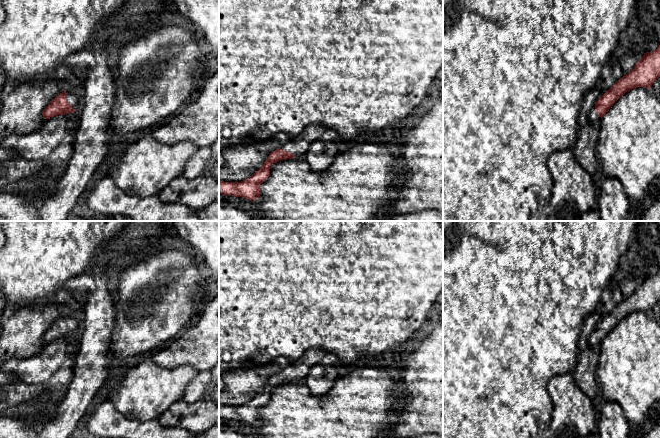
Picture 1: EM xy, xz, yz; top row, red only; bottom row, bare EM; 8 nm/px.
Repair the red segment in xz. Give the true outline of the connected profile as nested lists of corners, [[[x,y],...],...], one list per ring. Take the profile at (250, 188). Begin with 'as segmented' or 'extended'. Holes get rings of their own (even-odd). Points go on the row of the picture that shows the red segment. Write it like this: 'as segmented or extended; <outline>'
extended; [[[312,124],[306,127],[300,134],[291,137],[280,148],[272,151],[263,166],[248,179],[241,182],[219,181],[219,194],[242,197],[255,201],[260,196],[260,186],[269,177],[271,166],[281,160],[304,158],[308,147],[319,140],[327,130],[323,125]]]

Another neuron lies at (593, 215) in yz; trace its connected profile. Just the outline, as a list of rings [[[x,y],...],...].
[[[592,209],[583,213],[579,221],[601,221],[600,212],[598,209]]]

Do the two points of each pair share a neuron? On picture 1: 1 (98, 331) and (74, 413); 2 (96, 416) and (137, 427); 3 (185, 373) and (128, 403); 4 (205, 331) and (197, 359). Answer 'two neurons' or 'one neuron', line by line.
1: one neuron
2: one neuron
3: one neuron
4: one neuron

